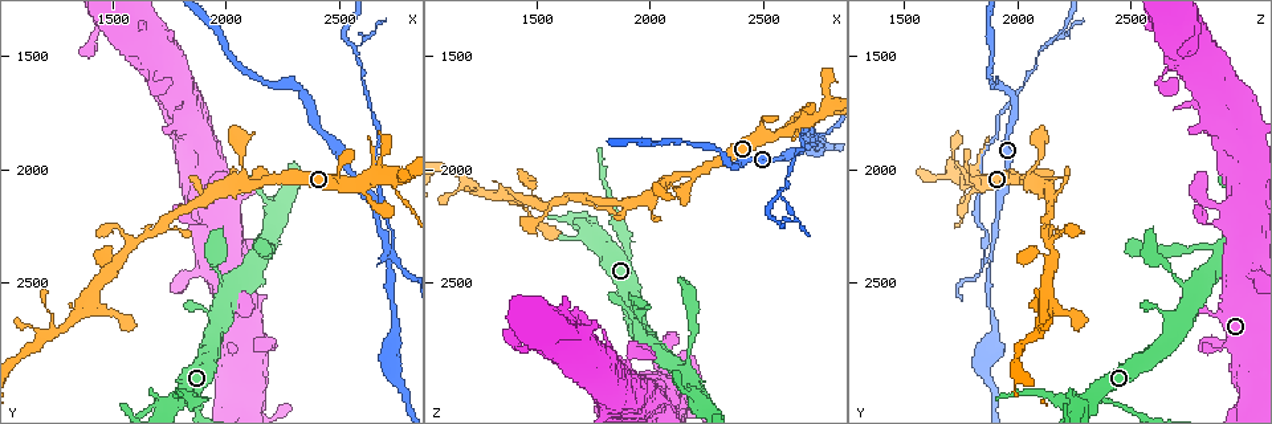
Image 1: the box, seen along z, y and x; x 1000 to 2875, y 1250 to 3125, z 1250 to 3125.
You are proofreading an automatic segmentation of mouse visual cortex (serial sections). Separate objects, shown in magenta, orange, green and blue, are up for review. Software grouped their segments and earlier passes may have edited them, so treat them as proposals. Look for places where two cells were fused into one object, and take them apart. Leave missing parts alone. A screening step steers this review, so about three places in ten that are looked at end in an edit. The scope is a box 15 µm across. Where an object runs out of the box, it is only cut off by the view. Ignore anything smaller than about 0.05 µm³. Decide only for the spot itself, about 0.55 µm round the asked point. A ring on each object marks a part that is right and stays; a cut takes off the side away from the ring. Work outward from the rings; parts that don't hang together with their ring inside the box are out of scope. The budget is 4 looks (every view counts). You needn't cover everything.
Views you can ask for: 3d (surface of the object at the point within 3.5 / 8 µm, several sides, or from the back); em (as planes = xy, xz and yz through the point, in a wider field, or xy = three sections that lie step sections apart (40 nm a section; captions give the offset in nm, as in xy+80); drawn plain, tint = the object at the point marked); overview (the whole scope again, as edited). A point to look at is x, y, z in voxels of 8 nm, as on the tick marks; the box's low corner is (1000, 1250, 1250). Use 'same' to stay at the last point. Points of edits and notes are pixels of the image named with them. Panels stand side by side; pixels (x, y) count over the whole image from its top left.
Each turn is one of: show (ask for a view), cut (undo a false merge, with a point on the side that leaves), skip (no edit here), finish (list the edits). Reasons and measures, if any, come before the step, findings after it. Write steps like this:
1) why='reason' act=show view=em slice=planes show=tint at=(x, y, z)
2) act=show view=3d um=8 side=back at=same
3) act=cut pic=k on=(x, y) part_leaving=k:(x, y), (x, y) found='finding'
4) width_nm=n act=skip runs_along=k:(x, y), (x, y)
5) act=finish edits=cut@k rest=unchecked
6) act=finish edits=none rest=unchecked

act=show view=em slice=xy step=3 show=tint at=(1890, 3010, 2350)

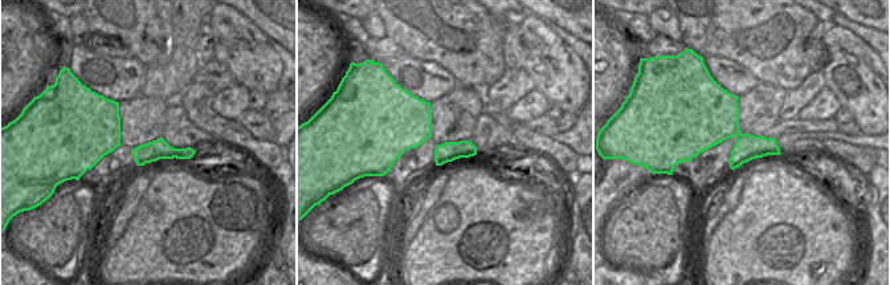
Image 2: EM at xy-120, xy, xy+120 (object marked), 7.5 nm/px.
act=show view=3d um=3.5 side=back at=same

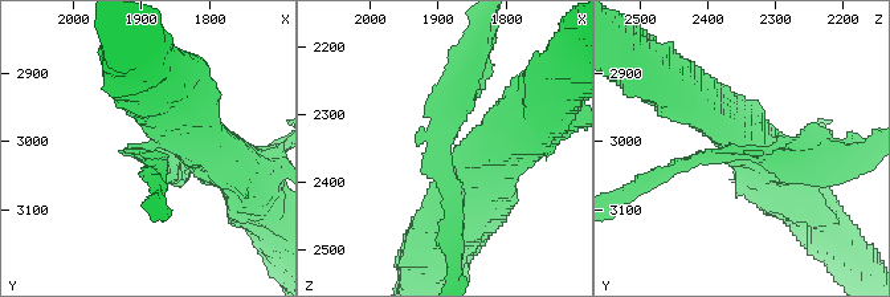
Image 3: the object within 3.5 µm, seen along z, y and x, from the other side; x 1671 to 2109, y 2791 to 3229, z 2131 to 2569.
act=cut pic=3 on=(448, 108) part_leaving=3:(448, 159), (444, 126), (477, 48) found='a second cell is stuck on'

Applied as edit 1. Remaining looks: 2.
why='calibre changes' act=show view=3d um=3.5 at=(2760, 2130, 1770)

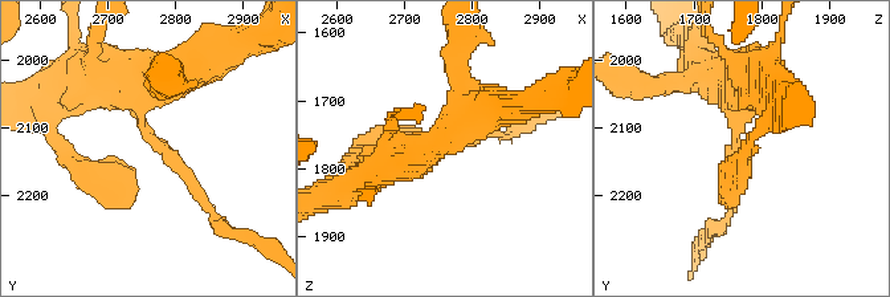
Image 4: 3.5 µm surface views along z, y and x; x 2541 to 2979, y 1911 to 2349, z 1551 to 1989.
arm_widths_nm=100,400 act=show view=em slice=xy step=5 show=tint at=(2770, 2120, 1765)

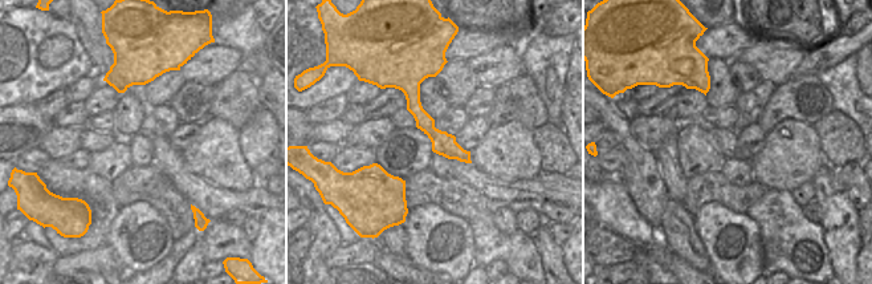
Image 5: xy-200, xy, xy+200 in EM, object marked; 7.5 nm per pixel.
act=cut pic=4 on=(186, 177) part_leaving=4:(156, 143), (221, 216) found='two cells meet here'

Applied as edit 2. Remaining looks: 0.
act=finish edits=cut@3,cut@4 rest=unchecked

